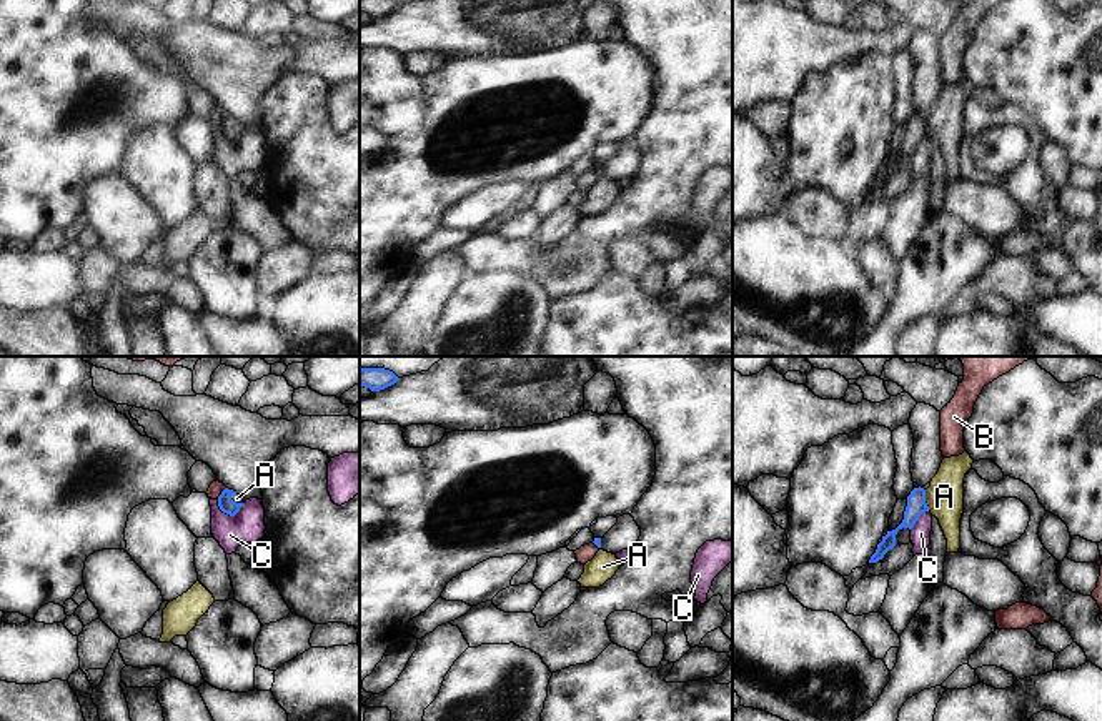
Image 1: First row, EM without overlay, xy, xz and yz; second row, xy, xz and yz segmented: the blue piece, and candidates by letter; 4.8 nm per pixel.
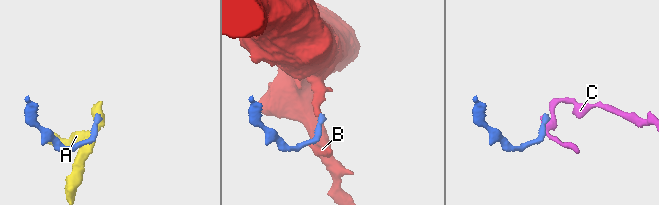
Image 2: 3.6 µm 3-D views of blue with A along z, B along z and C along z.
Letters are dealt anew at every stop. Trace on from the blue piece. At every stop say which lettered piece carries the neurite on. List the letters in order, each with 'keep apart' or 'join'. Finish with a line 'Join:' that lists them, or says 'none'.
A: join
B: keep apart
C: keep apart
Join: A

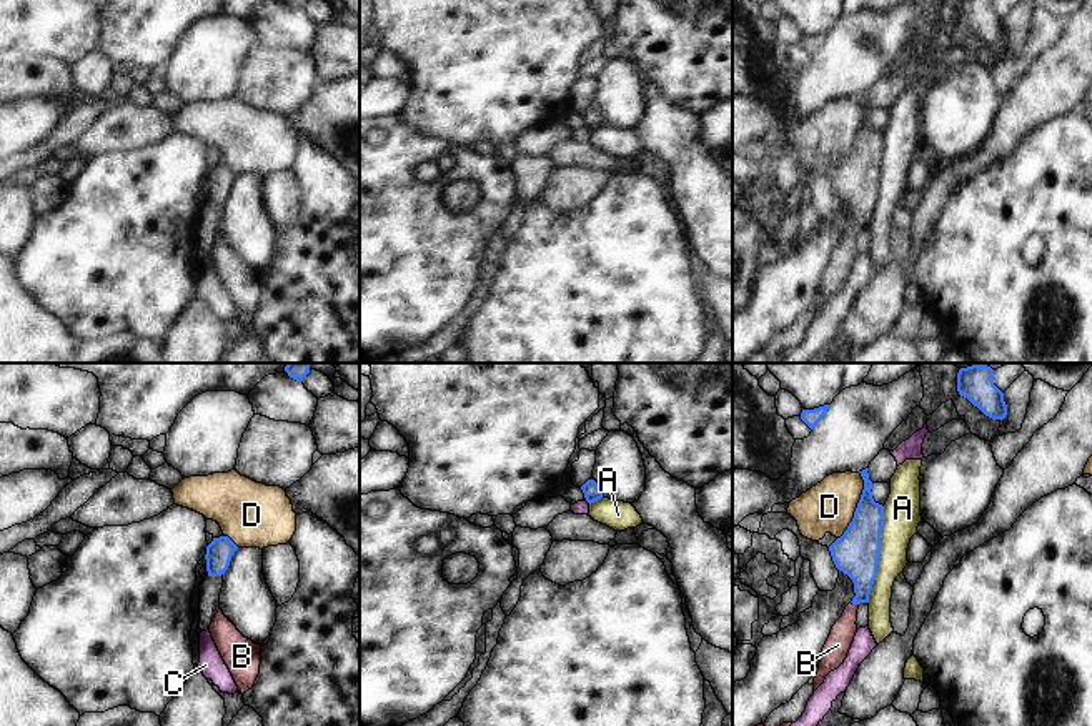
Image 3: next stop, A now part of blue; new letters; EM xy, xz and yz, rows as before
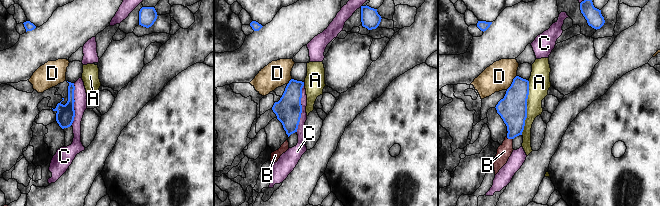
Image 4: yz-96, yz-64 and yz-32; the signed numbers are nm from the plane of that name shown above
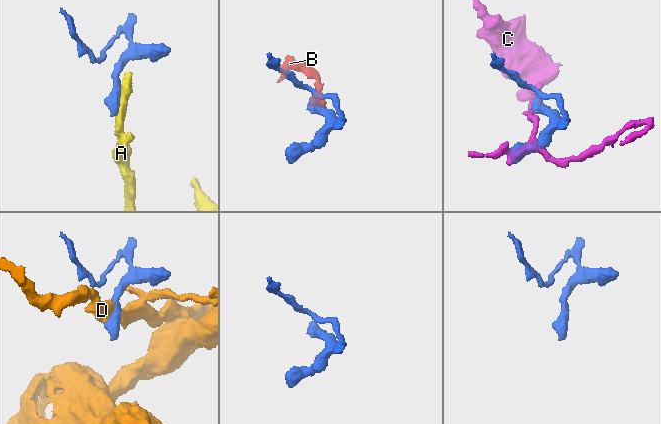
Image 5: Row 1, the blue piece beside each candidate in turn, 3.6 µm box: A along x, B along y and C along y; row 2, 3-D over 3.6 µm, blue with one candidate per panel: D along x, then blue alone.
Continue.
A: keep apart
B: join
C: keep apart
D: keep apart
Join: B

